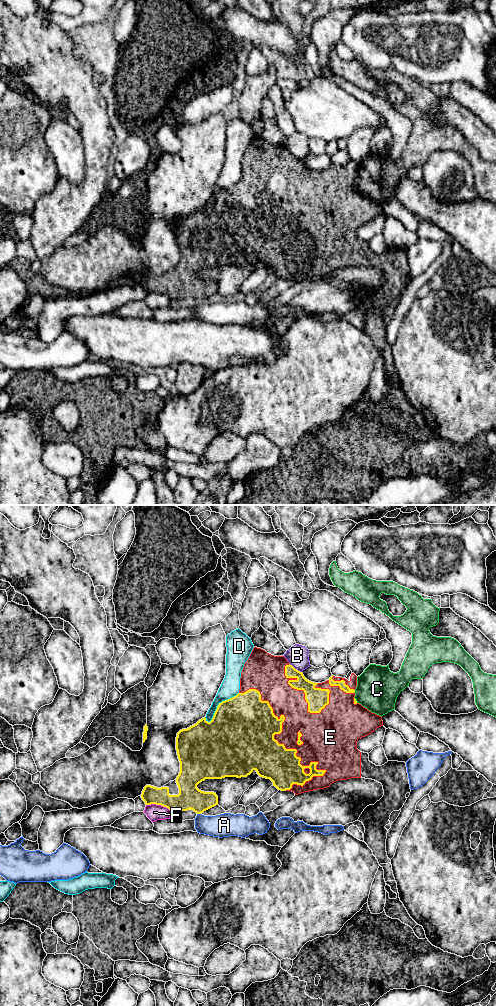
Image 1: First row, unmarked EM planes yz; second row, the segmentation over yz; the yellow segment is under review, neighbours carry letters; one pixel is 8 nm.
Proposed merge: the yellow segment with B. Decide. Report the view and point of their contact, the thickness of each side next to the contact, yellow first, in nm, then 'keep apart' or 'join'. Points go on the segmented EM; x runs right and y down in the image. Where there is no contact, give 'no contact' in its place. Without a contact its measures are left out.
contact yz (294, 668); calibres 110 and 170 nm; keep apart

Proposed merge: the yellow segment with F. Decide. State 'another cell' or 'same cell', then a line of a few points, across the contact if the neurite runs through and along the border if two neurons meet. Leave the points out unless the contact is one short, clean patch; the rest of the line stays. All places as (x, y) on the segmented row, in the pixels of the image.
another cell

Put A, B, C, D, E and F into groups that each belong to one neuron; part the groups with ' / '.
A / B / C / D / E / F

